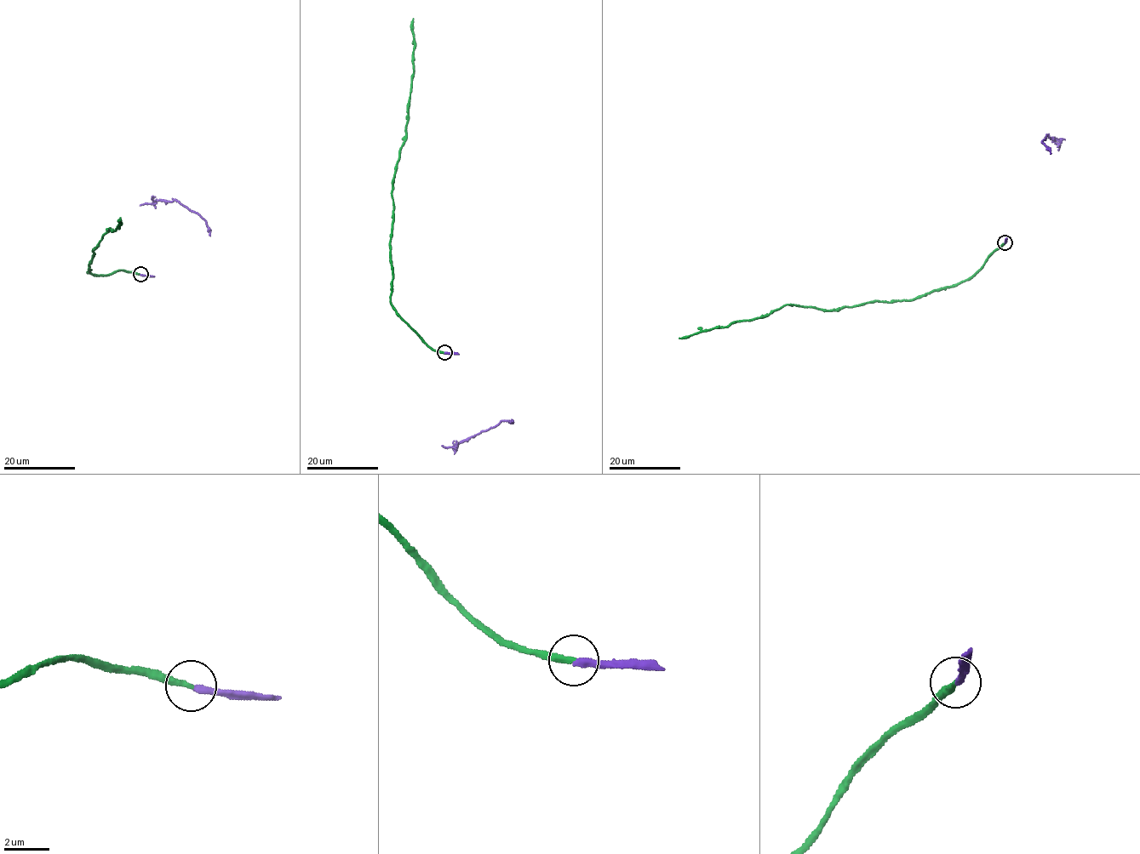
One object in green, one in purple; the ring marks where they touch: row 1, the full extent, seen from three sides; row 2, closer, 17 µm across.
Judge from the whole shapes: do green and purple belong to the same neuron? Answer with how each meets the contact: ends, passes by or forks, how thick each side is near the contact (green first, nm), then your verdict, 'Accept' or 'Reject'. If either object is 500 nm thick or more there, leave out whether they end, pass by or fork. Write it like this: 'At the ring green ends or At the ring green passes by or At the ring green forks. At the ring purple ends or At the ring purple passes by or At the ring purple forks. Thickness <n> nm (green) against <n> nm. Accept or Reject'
At the ring green ends. At the ring purple ends. Thickness 260 nm (green) against 320 nm. Accept

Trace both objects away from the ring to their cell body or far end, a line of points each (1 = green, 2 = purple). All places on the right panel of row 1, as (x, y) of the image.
1: (1004, 242), (968, 278), (909, 300), (869, 301), (822, 310), (784, 304), (759, 317), (678, 338)
2: (1004, 242), (1050, 154), (1050, 150), (1042, 141), (1047, 135), (1051, 139), (1062, 139), (1050, 139)

